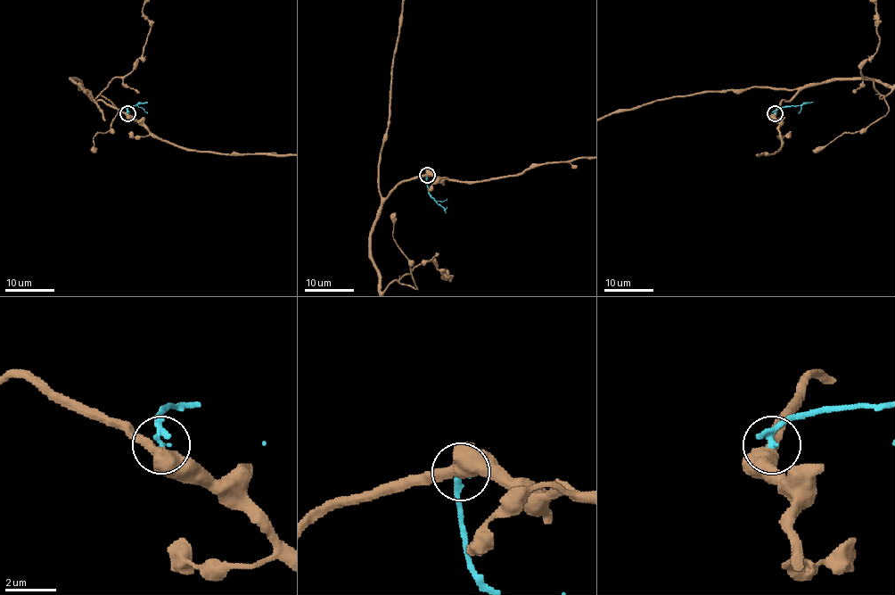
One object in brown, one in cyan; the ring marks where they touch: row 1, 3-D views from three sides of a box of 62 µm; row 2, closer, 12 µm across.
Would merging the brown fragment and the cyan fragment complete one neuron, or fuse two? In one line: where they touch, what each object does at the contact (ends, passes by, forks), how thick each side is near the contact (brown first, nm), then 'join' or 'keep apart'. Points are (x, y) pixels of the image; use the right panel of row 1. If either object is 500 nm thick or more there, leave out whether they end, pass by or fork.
place (775, 113); calibres 550 and 260 nm; keep apart

